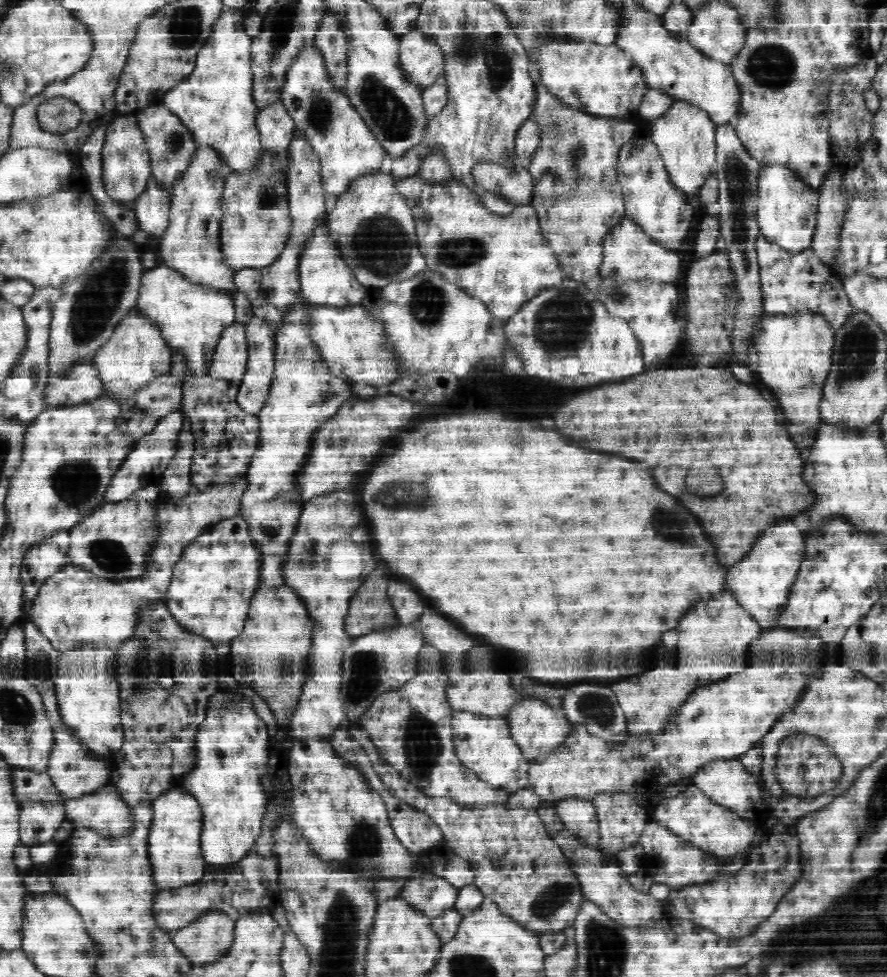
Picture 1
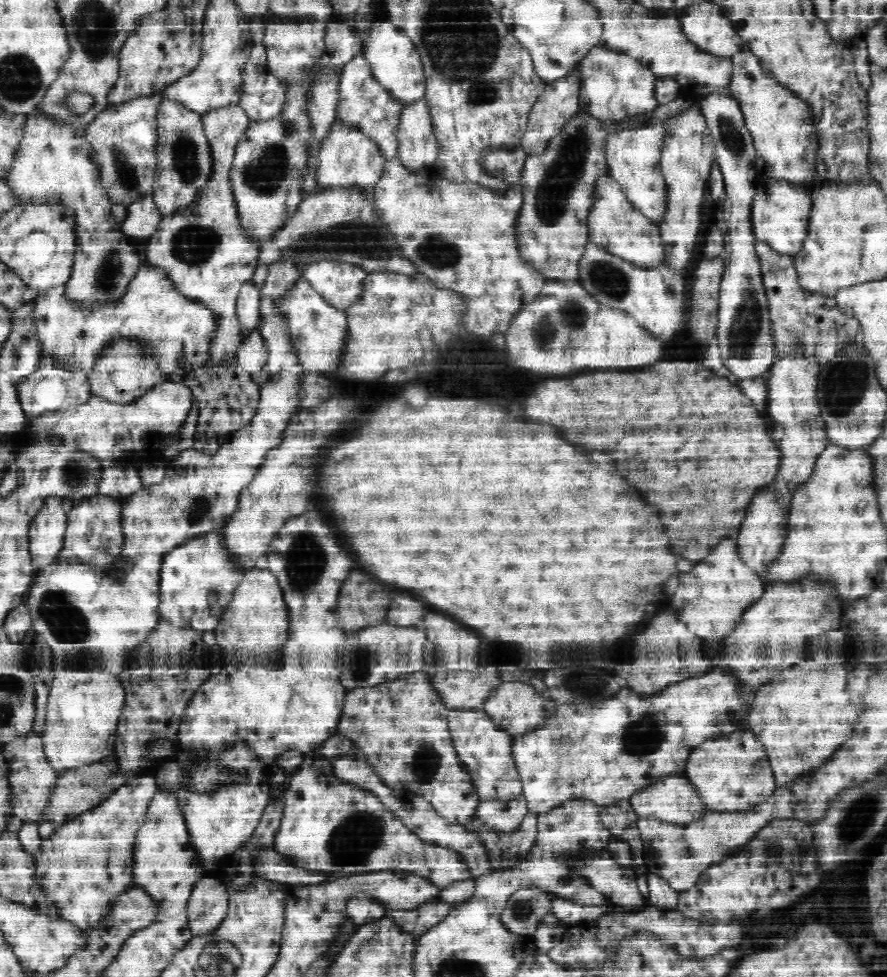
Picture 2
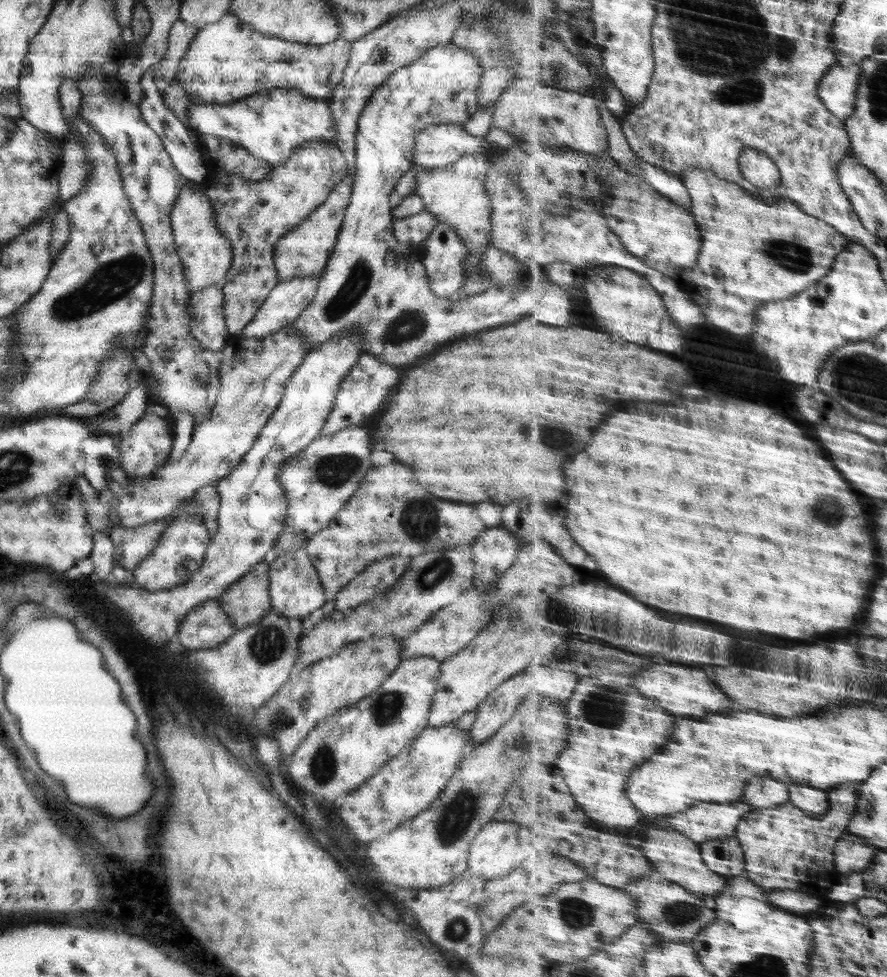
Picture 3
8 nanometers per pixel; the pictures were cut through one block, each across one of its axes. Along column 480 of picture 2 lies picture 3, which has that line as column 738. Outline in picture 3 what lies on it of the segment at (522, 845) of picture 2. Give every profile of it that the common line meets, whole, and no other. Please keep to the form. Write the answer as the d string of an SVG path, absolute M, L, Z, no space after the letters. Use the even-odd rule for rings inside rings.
M840 784L830 789L829 795L829 810L827 810L826 815L820 817L803 812L802 808L789 801L773 808L754 809L743 820L740 820L736 836L743 846L744 856L746 857L747 868L744 875L762 886L766 892L796 890L820 898L826 896L830 892L830 888L839 881L834 852L839 840L848 830L851 819L858 812L860 784Z

